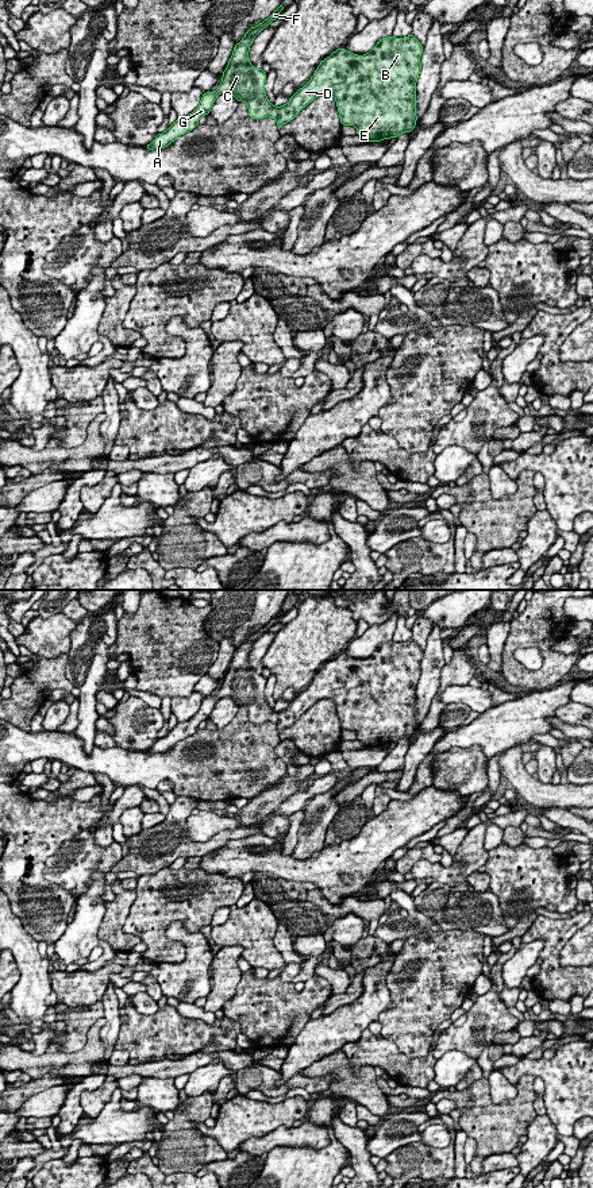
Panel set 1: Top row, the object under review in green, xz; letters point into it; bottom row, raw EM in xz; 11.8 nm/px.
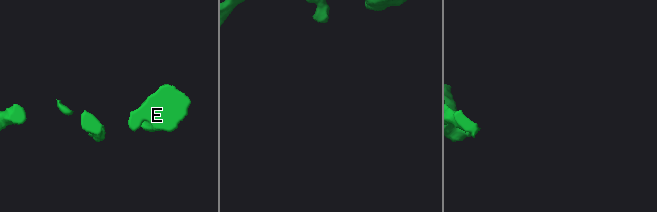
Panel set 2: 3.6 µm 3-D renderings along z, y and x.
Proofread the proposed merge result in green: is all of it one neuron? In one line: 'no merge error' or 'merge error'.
no merge error

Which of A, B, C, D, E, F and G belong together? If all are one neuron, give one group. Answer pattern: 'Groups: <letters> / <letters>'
Groups: A B C D E F G

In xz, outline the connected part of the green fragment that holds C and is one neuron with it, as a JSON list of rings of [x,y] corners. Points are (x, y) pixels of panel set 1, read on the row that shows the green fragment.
[[[281,4],[244,34],[234,47],[219,88],[204,93],[197,108],[185,117],[177,117],[146,146],[147,150],[165,148],[192,131],[224,92],[230,92],[239,103],[244,101],[251,119],[274,117],[278,130],[320,94],[335,97],[340,123],[355,126],[357,135],[365,142],[397,138],[415,128],[416,81],[421,70],[423,46],[412,34],[384,38],[365,55],[340,47],[320,62],[308,84],[285,105],[277,108],[270,104],[265,93],[267,74],[250,63],[249,50],[253,39],[284,9]]]

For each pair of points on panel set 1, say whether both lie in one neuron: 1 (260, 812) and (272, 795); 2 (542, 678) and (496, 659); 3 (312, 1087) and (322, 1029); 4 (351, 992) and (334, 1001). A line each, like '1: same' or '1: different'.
1: same
2: different
3: different
4: same

